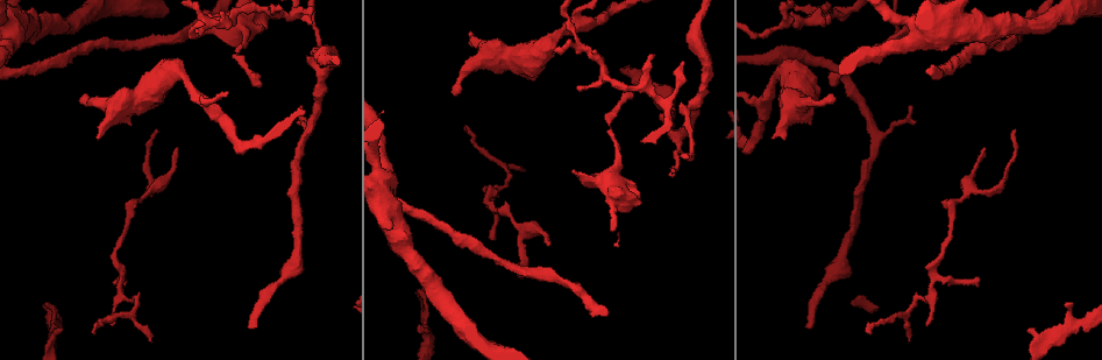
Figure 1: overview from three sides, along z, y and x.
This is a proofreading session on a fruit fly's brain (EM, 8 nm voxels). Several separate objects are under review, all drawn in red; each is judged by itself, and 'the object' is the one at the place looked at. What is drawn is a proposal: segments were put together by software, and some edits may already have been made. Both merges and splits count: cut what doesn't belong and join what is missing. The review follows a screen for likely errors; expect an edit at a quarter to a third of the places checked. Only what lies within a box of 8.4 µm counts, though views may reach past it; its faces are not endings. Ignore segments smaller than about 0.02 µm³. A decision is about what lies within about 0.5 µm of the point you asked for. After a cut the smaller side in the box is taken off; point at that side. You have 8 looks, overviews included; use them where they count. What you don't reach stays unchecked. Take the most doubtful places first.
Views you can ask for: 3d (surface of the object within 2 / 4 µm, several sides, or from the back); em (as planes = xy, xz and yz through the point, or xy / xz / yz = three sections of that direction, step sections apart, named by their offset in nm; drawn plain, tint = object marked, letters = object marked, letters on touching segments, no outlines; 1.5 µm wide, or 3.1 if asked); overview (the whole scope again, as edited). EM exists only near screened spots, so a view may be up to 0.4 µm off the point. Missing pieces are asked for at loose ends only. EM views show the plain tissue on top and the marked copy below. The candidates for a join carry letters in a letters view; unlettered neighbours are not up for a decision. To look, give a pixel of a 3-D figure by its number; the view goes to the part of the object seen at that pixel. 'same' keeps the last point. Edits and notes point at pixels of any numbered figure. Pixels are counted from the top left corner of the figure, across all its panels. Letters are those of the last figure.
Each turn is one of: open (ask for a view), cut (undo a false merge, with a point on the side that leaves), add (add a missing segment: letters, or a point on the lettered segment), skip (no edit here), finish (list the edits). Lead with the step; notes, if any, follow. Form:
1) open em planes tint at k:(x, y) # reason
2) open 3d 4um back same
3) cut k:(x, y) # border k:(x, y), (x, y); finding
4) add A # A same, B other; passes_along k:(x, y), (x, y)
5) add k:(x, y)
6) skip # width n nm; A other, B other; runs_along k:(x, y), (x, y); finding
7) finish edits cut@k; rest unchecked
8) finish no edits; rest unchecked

open em xz step 4 tint at 1:(82, 97) # branch stops here

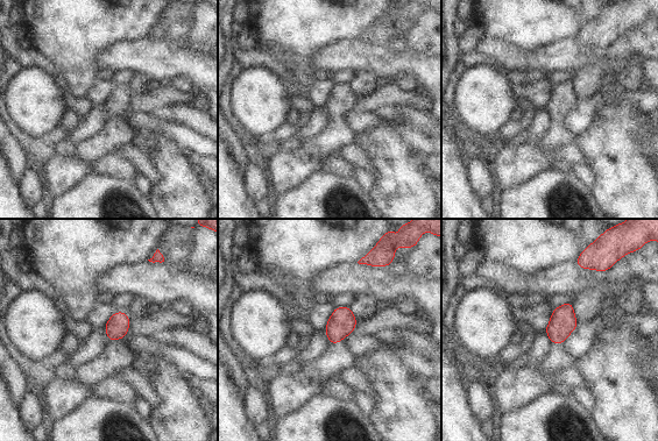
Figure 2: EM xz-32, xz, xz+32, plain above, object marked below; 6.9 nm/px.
open em xz step 4 letters same # see the neighbours

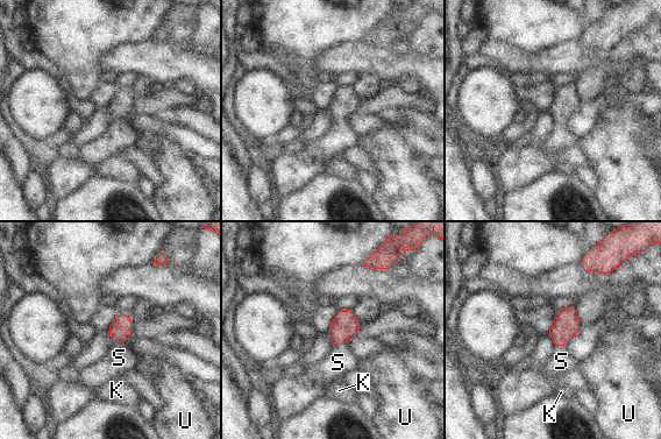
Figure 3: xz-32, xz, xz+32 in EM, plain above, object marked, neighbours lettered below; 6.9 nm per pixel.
add S # K other, S same, U other; the neuron continues

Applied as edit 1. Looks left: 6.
open overview

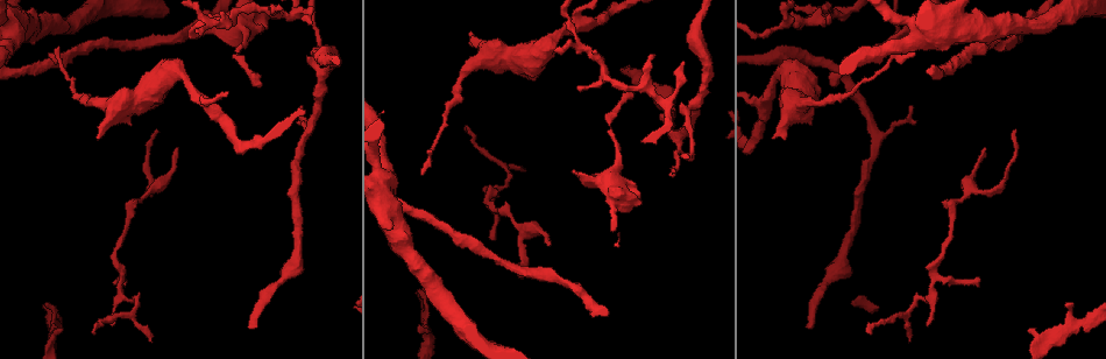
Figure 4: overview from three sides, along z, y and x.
open em yz step 8 tint at 4:(574, 169) # branch stops here

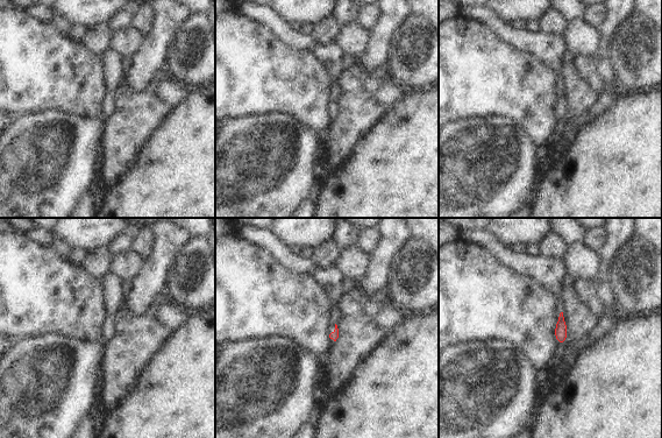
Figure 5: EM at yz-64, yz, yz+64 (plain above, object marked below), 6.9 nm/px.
open em planes letters same # another direction

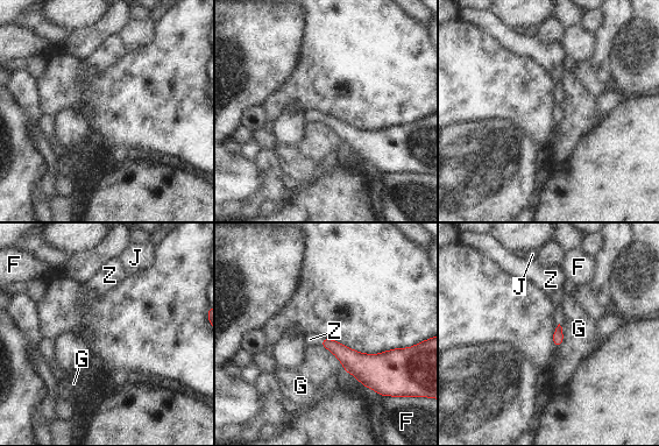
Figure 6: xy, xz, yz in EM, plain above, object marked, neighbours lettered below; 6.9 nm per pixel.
add Z # F other, G other, J other, Z same; passes_along 6:(352, 360), (321, 341), (310, 339); the neuron continues

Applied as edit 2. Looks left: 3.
open 3d 2um at 4:(62, 329) # thin end

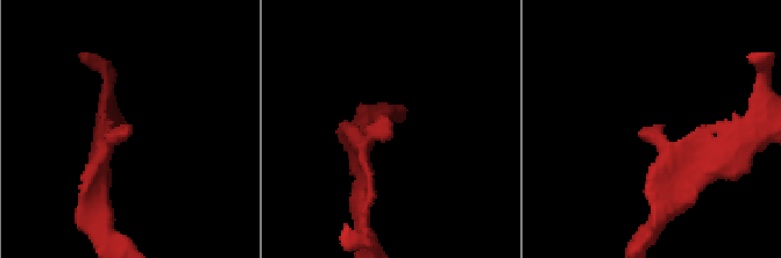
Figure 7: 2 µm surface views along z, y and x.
open em planes letters at 7:(131, 129)

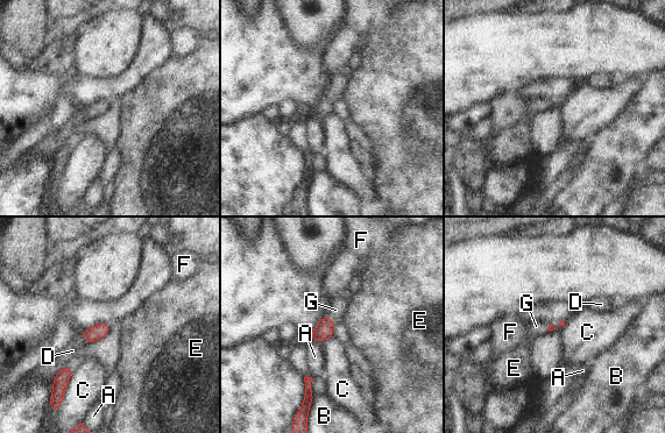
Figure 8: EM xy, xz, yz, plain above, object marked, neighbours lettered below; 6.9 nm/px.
add G # A other, B other, C other, D other, E other, F other, G same; passes_along 8:(324, 329), (330, 318), (335, 310); it goes on there

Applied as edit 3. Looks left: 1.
finish edits add@3, add@6, add@8; rest unchecked

